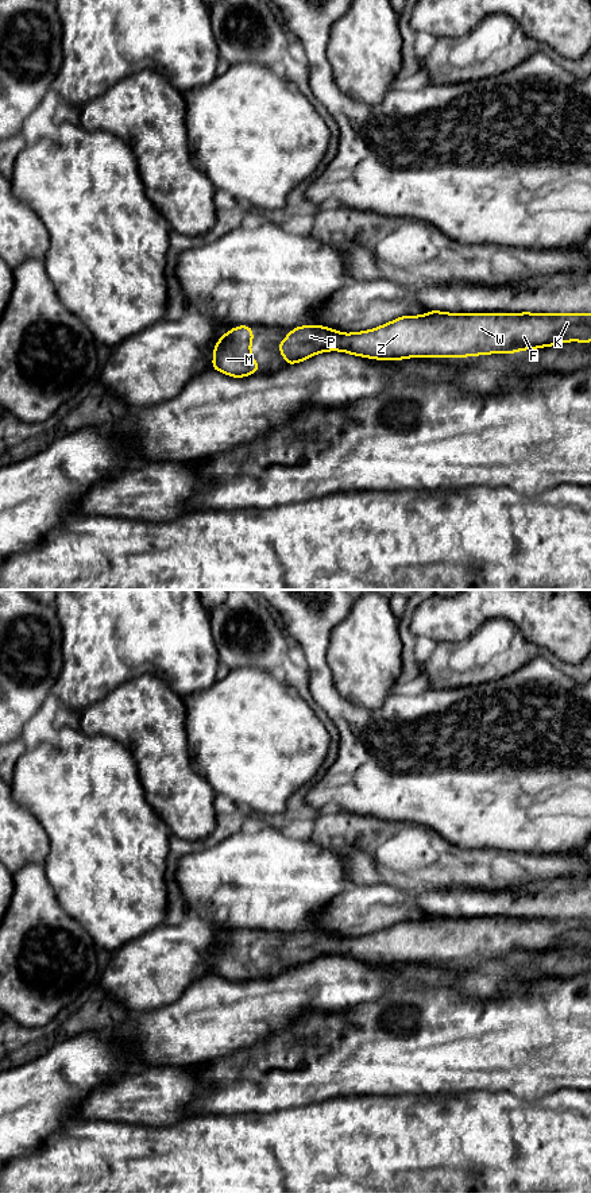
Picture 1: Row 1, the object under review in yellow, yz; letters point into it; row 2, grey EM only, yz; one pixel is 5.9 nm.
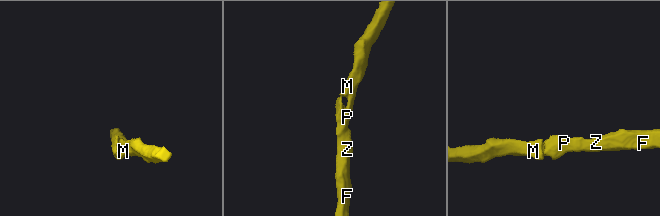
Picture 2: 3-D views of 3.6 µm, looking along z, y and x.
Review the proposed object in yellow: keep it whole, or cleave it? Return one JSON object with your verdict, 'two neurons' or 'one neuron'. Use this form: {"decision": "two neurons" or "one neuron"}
{"decision": "one neuron"}

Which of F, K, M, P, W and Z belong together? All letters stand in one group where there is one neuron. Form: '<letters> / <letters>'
F K M P W Z

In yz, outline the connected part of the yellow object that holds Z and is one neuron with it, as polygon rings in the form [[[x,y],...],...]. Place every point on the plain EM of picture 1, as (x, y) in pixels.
[[[429,915],[421,920],[402,920],[378,933],[341,938],[318,930],[297,931],[278,947],[286,969],[294,969],[310,961],[341,955],[356,961],[381,965],[405,962],[463,962],[487,958],[513,958],[567,946],[591,946],[591,918],[447,918]]]

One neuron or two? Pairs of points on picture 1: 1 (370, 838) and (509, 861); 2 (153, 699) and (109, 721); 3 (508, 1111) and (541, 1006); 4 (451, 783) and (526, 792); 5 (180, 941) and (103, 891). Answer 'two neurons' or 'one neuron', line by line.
1: one neuron
2: one neuron
3: two neurons
4: one neuron
5: two neurons

